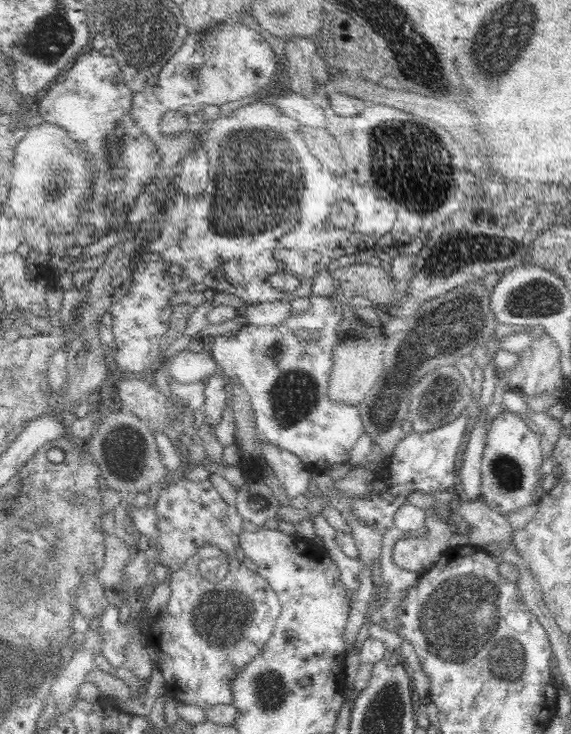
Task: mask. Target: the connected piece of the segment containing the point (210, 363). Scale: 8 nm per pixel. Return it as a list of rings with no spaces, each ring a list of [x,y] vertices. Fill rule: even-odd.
[[[186,348],[179,354],[166,358],[163,367],[164,374],[169,380],[174,379],[182,384],[198,380],[205,382],[219,371],[217,362],[207,348],[198,353]]]

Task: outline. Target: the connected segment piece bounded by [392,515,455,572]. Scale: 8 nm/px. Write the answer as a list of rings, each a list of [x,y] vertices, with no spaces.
[[[430,515],[426,518],[424,527],[428,529],[427,534],[423,534],[423,536],[420,537],[415,533],[406,535],[399,542],[396,542],[392,550],[392,556],[394,563],[399,568],[410,570],[411,572],[420,572],[420,570],[426,571],[440,561],[442,554],[449,553],[449,540],[455,534],[454,527]]]

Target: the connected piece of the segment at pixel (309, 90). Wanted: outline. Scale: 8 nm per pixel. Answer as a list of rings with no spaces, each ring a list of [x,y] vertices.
[[[294,37],[286,41],[288,74],[292,92],[308,99],[317,99],[317,80],[310,71],[311,57],[317,49],[314,41],[306,37]]]

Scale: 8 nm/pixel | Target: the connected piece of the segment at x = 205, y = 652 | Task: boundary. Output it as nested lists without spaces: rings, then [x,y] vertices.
[[[200,548],[187,561],[182,569],[168,575],[171,595],[167,606],[151,621],[151,627],[144,634],[149,649],[157,658],[164,677],[165,692],[183,704],[196,704],[203,709],[214,704],[232,705],[234,691],[232,678],[238,670],[243,670],[256,656],[262,653],[264,646],[273,636],[276,618],[281,612],[281,602],[273,588],[257,573],[251,572],[239,559],[229,562],[230,572],[224,580],[212,583],[199,575],[199,564],[206,558],[219,555],[216,548]]]

